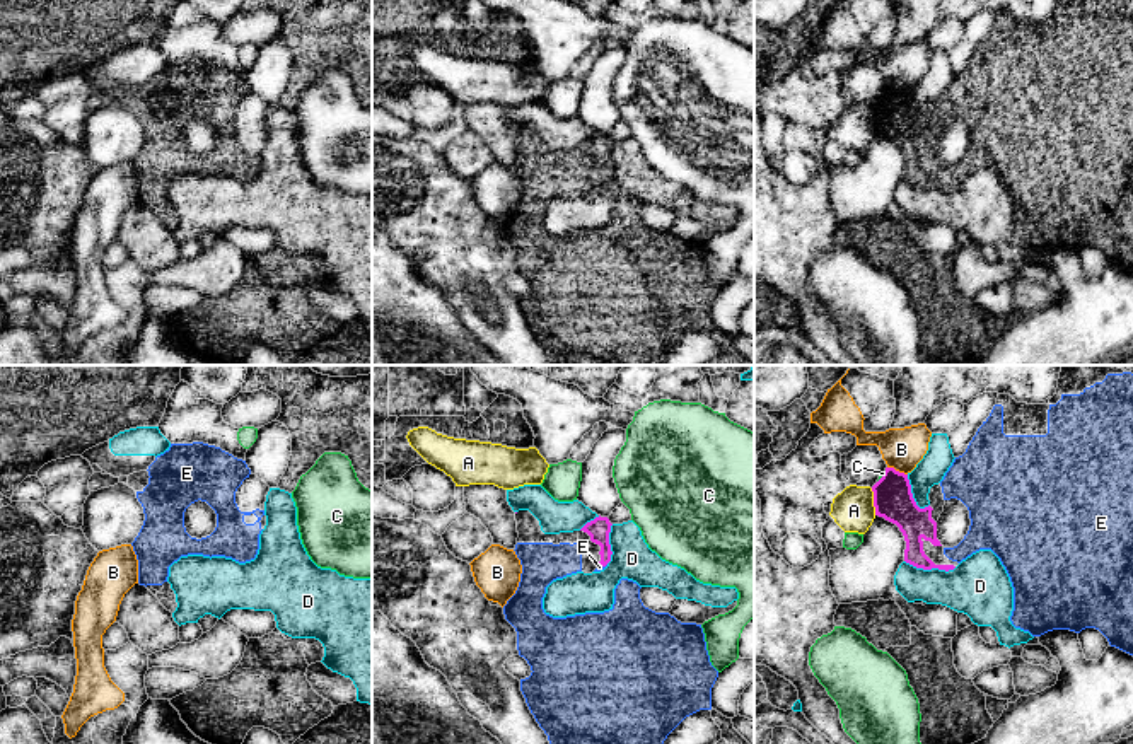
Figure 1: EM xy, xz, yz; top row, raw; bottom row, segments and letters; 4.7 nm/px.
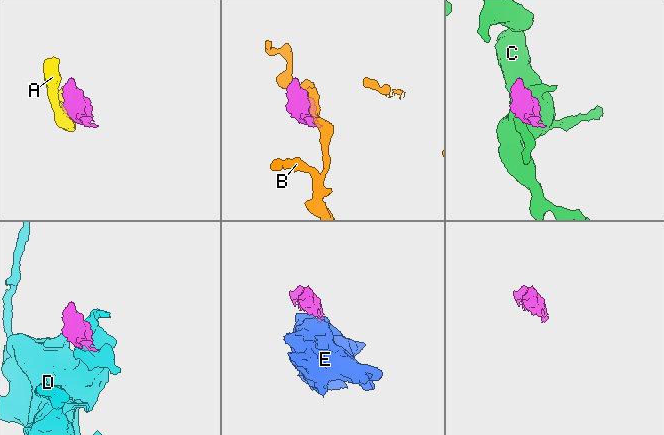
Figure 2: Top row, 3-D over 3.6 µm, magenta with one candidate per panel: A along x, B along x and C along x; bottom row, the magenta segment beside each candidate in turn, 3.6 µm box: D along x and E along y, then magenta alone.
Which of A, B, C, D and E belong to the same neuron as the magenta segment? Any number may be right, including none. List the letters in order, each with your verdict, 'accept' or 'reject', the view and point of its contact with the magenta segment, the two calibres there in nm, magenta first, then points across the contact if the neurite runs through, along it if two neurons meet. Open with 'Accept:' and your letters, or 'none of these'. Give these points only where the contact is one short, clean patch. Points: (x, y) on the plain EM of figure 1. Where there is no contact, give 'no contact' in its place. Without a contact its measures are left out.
Accept: E
A: reject | yz (874, 120) | 190/200 nm
B: reject | yz (898, 89) | 190/190 nm
C: reject | yz (881, 96) | 190/20 nm
D: reject | yz (930, 186) | 150/280 nm
E: accept | xz (604, 183) | 100/20 nm | across xz (599, 145), (604, 161), (604, 183), (599, 185)

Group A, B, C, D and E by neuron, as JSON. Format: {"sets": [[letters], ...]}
{"sets": [["A"], ["B"], ["C"], ["D"], ["E"]]}

